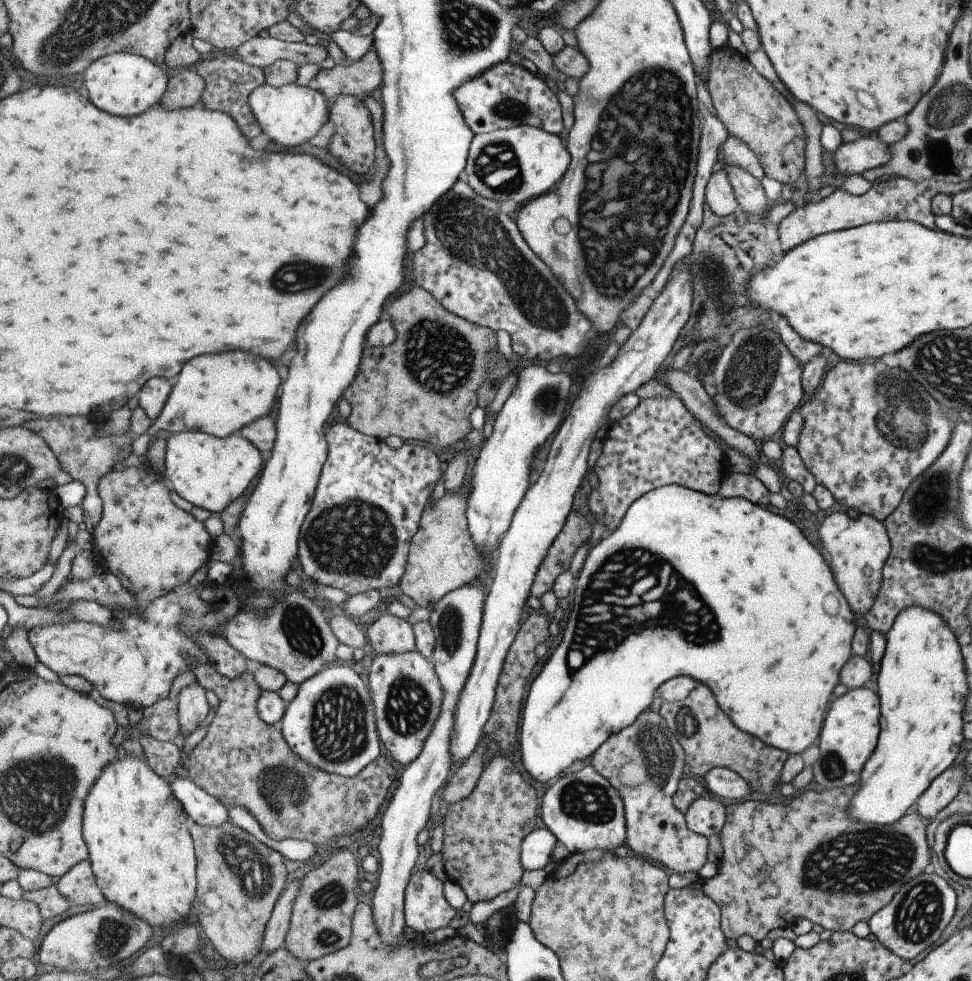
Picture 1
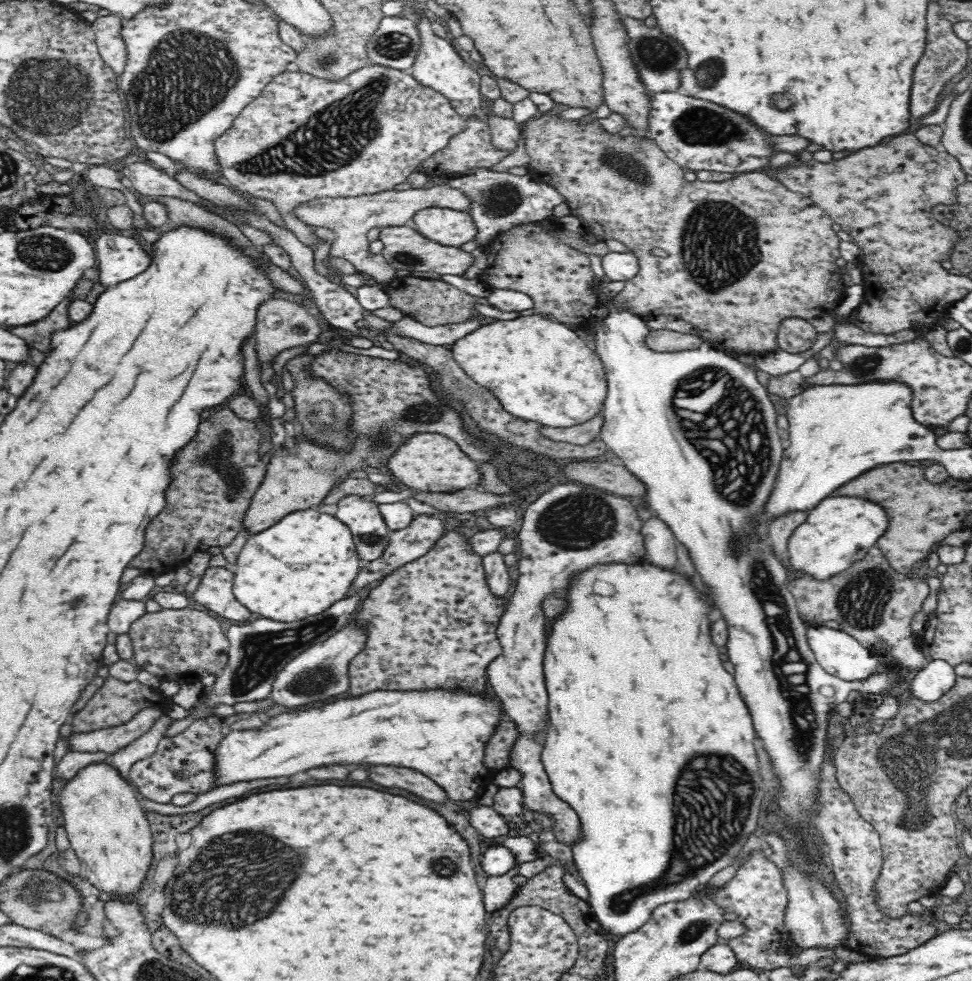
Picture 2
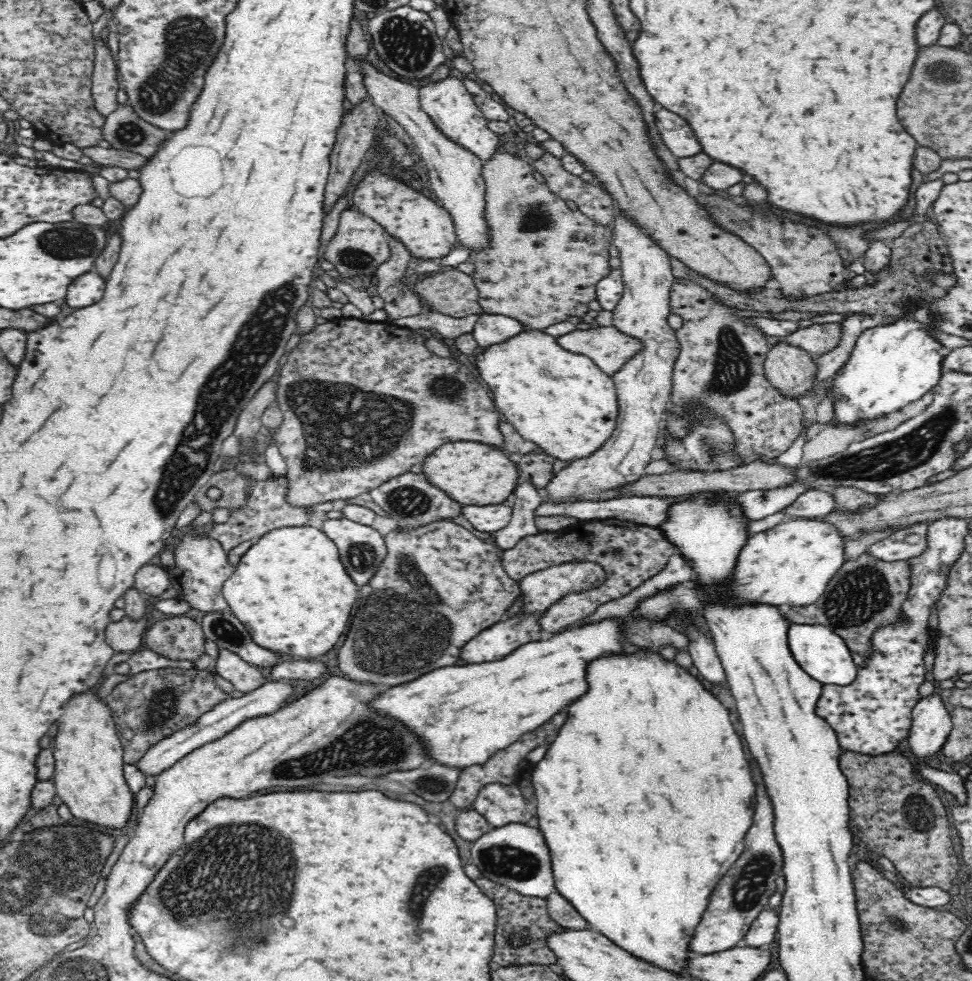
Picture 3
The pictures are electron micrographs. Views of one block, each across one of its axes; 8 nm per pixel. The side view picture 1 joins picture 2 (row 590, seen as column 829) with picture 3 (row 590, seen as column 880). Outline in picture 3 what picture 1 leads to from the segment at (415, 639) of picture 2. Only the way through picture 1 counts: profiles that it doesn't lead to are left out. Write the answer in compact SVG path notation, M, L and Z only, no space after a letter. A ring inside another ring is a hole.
M438 520L438 522L432 522L428 526L422 526L422 528L416 528L416 530L406 530L406 532L400 532L398 528L392 530L390 534L386 534L386 546L388 546L388 556L386 560L382 562L382 566L378 568L378 572L374 574L374 578L370 580L370 584L362 586L360 588L360 608L356 612L356 616L352 618L352 624L350 624L350 632L346 636L346 642L344 646L338 650L338 664L340 664L340 670L344 674L348 674L348 678L352 680L358 680L358 684L366 684L366 682L372 682L372 684L388 684L390 688L392 686L398 686L398 684L404 684L404 682L410 682L410 680L416 680L418 676L426 674L426 672L434 672L436 668L442 668L442 666L456 666L456 662L460 660L460 652L464 648L466 642L474 640L474 636L478 636L480 632L488 630L490 626L498 624L500 620L506 620L506 612L516 604L516 600L520 598L522 594L522 588L518 584L518 580L512 580L508 576L508 572L504 570L502 566L502 556L500 556L500 548L490 540L480 540L476 538L472 532L468 532L466 528L454 524L454 522L448 522L448 520Z

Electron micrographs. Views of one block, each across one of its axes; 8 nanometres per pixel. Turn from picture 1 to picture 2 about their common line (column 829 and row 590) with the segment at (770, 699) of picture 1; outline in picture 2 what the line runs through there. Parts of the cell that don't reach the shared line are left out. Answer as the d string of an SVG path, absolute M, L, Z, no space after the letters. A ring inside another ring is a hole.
M640 562L640 564L598 564L598 566L590 568L590 570L574 576L572 588L568 590L568 600L570 600L568 610L566 610L560 618L556 618L558 622L552 626L552 632L550 632L550 636L548 636L548 638L550 638L550 646L548 646L548 652L546 652L546 664L544 664L546 674L544 674L544 676L546 676L548 694L550 694L550 706L548 706L548 728L546 728L544 740L542 740L542 744L544 744L542 762L544 762L544 768L546 768L546 772L548 772L548 778L550 778L550 784L552 784L554 794L556 794L560 800L564 800L564 804L568 804L568 806L578 814L578 822L580 822L578 834L580 834L580 838L574 840L574 844L572 844L572 864L574 864L576 874L578 874L580 880L584 882L586 890L590 892L586 902L588 902L588 906L592 908L592 912L594 912L594 916L596 916L596 920L598 920L598 924L600 924L600 928L602 928L602 932L604 932L604 938L606 938L606 940L622 940L622 938L626 938L626 934L638 932L644 924L648 924L650 918L652 918L652 912L654 912L656 908L660 908L662 904L682 902L682 900L692 898L694 894L704 892L706 884L708 884L718 872L722 872L724 868L728 868L728 866L738 858L738 854L742 852L744 844L748 842L748 836L754 834L754 830L756 830L756 826L758 826L758 818L760 818L760 814L758 814L758 812L760 812L760 802L762 802L762 798L764 798L764 790L760 788L760 778L762 778L762 776L758 774L758 756L756 756L756 748L754 748L756 734L754 734L754 728L752 728L750 712L748 712L746 704L742 702L742 698L740 698L740 694L738 694L740 690L736 688L734 678L722 668L724 654L712 644L712 638L710 638L710 620L712 620L712 612L716 612L716 610L712 608L706 592L698 594L698 592L694 590L694 586L690 586L690 584L684 580L684 576L680 576L678 572L666 572L666 570L654 568L654 566L650 566L648 562Z

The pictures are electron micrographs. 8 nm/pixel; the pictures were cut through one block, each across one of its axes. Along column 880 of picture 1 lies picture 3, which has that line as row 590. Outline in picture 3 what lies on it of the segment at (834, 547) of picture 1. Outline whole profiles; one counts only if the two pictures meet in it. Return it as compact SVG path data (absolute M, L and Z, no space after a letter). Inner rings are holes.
M574 560L574 562L566 562L566 564L554 564L546 570L534 572L530 576L524 576L518 584L522 588L522 598L524 598L524 606L522 612L500 620L498 624L490 626L488 630L480 632L478 636L474 636L474 640L466 642L460 658L466 664L478 664L478 662L490 662L490 660L502 660L504 656L508 656L512 650L516 650L518 646L526 644L526 642L540 642L542 638L546 638L546 632L542 630L542 626L538 624L540 616L552 606L562 602L566 596L570 596L570 592L586 592L592 590L596 586L602 586L606 580L606 570L602 568L602 564L590 562L590 560Z

